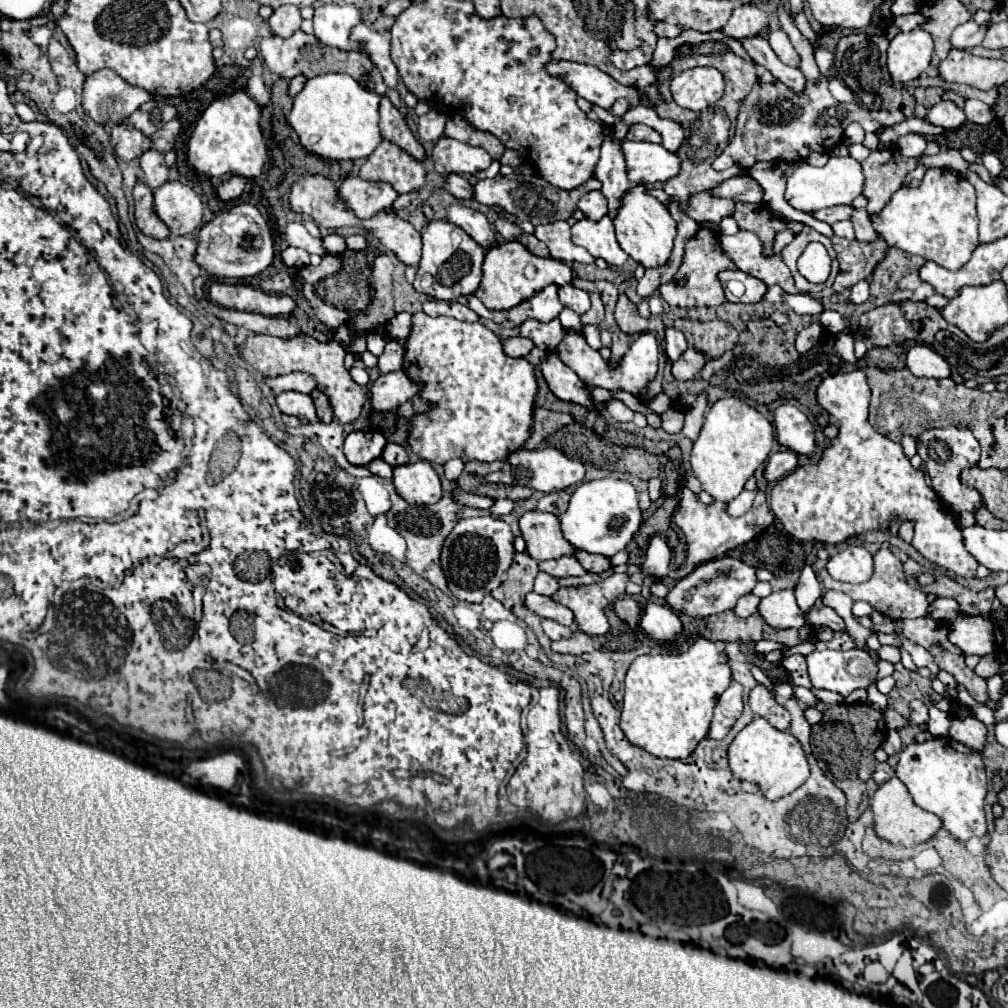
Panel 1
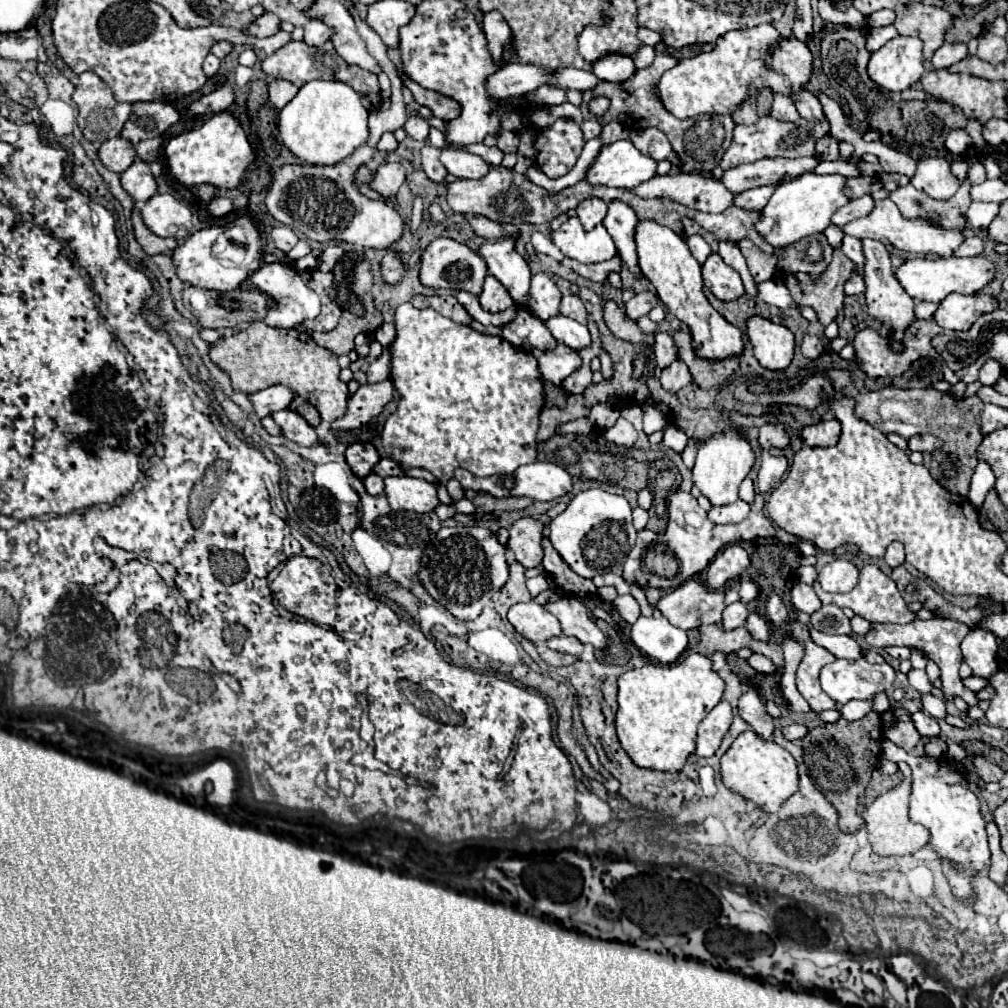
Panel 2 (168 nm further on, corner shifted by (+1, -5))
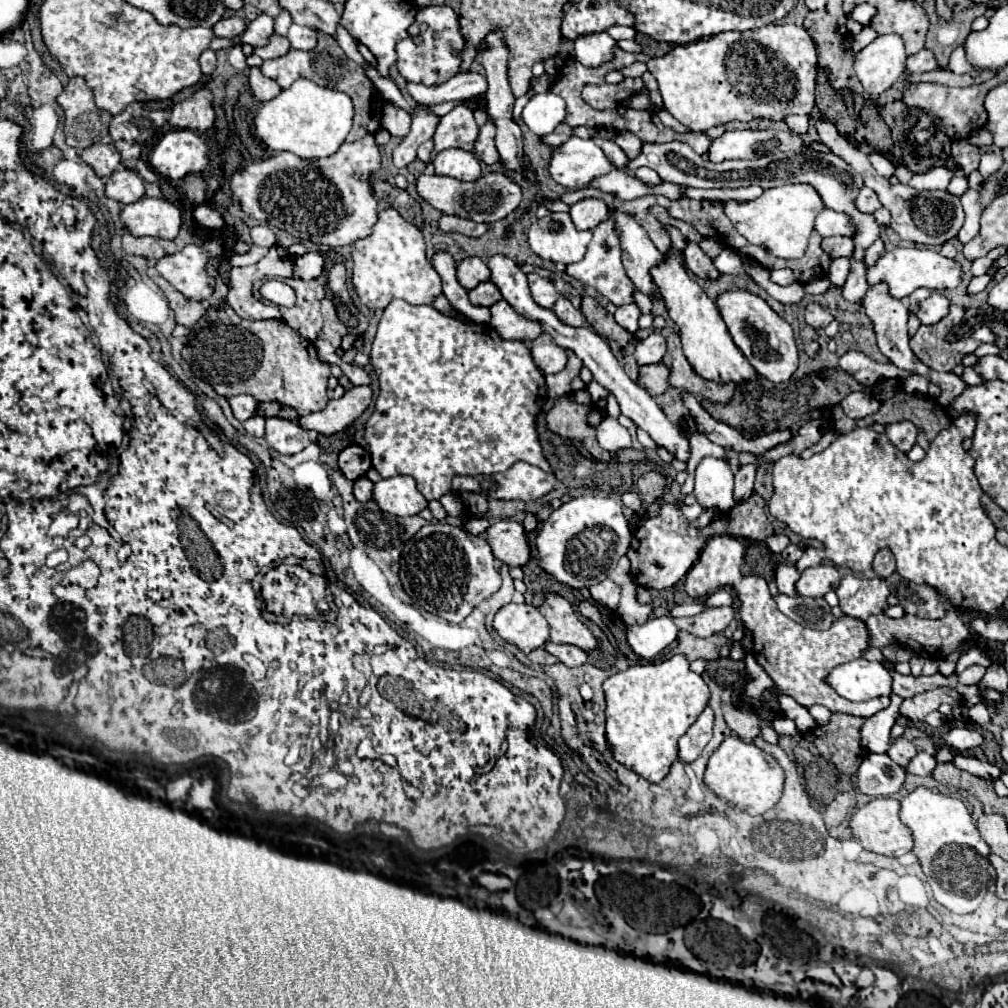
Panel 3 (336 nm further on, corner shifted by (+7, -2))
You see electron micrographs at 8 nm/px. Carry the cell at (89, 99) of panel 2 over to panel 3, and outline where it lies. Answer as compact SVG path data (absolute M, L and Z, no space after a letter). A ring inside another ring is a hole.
M71 77L65 91L57 97L57 103L65 111L67 145L85 149L109 135L111 113L95 105L93 91L83 77Z

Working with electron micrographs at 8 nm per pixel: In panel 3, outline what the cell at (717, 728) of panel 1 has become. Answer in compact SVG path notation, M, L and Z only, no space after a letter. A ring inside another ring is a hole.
M705 707L703 713L699 715L699 719L689 727L689 731L679 739L679 759L685 763L693 763L701 751L705 749L705 745L711 741L713 737L713 709Z

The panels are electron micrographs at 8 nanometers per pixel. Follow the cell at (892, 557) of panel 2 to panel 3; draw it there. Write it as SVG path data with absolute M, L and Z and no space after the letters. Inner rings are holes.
M881 549L875 559L873 559L873 571L877 573L877 577L885 579L895 571L895 559L893 553L889 549Z

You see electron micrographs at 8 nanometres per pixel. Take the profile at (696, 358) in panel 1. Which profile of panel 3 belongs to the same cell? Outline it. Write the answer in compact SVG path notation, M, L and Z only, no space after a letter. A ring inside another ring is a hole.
M655 363L655 365L645 365L641 367L641 375L639 375L639 385L645 387L651 395L661 395L665 393L671 385L669 385L669 367L665 363Z

